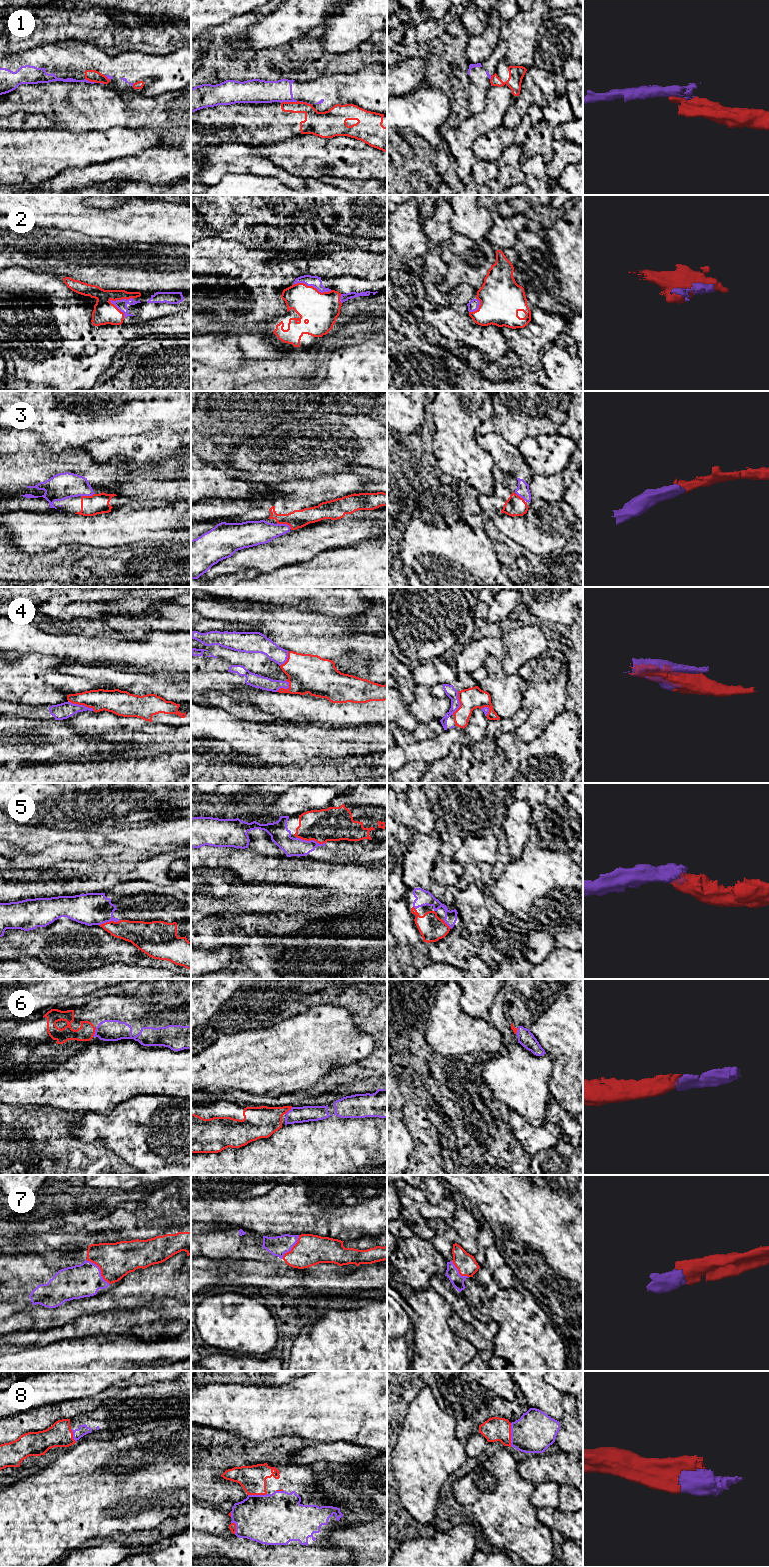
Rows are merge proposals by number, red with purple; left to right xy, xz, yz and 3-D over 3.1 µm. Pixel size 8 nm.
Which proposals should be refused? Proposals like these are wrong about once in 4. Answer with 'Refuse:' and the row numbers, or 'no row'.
Refuse: 1

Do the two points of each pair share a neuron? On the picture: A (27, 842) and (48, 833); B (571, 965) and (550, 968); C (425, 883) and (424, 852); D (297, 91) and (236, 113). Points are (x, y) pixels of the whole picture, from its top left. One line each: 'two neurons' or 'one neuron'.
A: one neuron
B: one neuron
C: one neuron
D: two neurons

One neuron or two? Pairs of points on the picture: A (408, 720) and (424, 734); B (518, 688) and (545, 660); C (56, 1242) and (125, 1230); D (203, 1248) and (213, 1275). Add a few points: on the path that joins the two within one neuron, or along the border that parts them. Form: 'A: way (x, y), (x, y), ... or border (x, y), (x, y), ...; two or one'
A: border (418, 722), (412, 731), (407, 731), (397, 725); two
B: border (524, 678), (526, 690), (521, 703); two
C: way (73, 1229), (79, 1224), (108, 1224); one
D: border (201, 1256), (217, 1260); two

